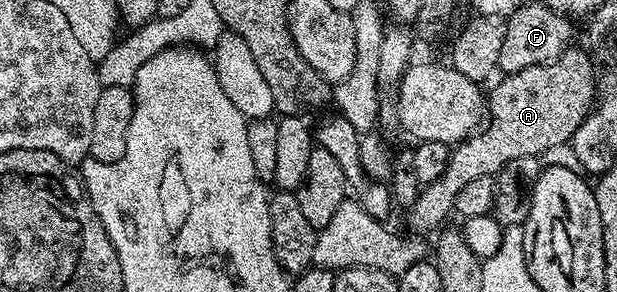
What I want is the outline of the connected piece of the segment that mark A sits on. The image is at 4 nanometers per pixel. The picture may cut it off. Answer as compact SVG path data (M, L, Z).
M575 48L564 49L563 54L548 65L525 67L525 71L500 76L500 81L492 87L491 95L489 91L489 96L486 98L485 124L451 149L451 157L447 160L442 175L433 183L422 186L417 199L409 207L411 225L415 228L412 230L416 234L427 235L430 229L438 230L444 224L442 221L447 216L452 216L458 192L473 179L494 177L501 171L501 167L505 167L505 163L513 159L521 159L521 155L539 157L553 147L570 142L577 127L581 127L584 119L591 114L597 100L597 74L595 75L595 69L591 66L591 57L585 50Z

